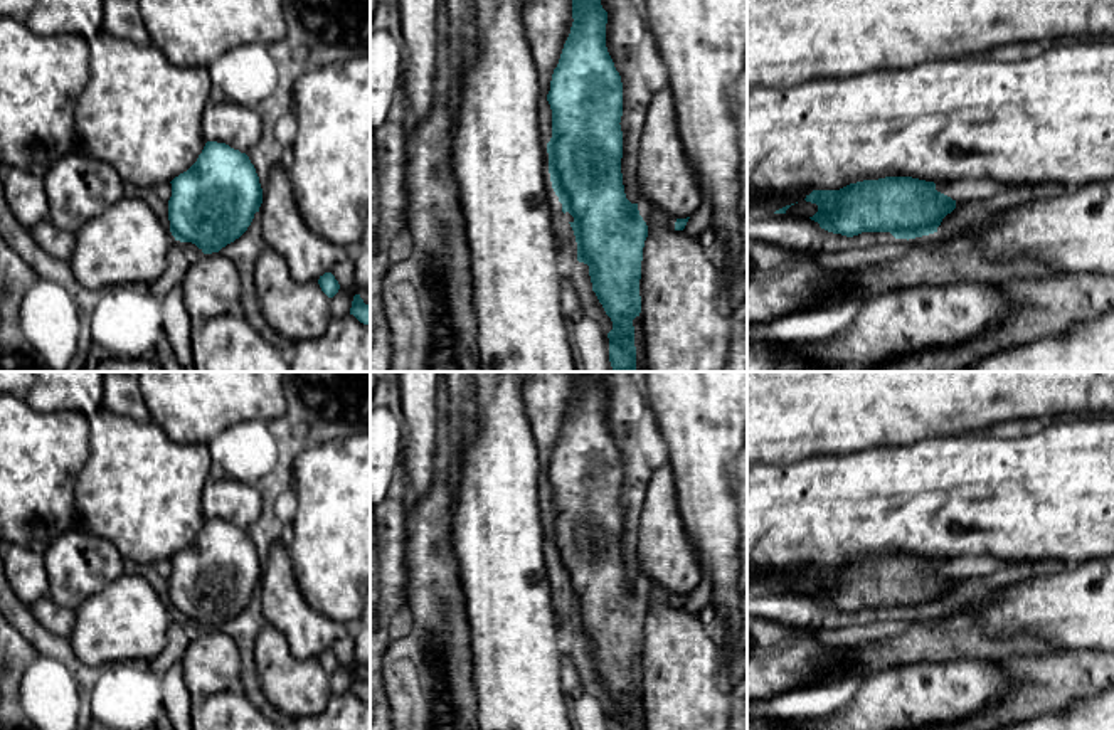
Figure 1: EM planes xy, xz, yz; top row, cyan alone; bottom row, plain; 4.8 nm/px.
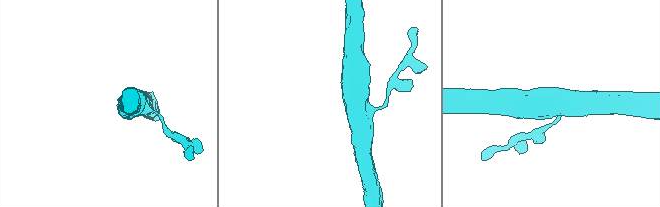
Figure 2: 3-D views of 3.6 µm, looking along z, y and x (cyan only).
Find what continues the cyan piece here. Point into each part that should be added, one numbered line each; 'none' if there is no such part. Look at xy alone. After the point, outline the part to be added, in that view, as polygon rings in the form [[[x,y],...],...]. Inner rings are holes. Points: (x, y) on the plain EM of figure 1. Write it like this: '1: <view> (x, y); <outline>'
none

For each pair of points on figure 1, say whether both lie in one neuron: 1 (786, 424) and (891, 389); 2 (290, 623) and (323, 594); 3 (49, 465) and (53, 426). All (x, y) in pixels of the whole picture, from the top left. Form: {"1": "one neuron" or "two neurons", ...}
{"1": "one neuron", "2": "two neurons", "3": "one neuron"}

